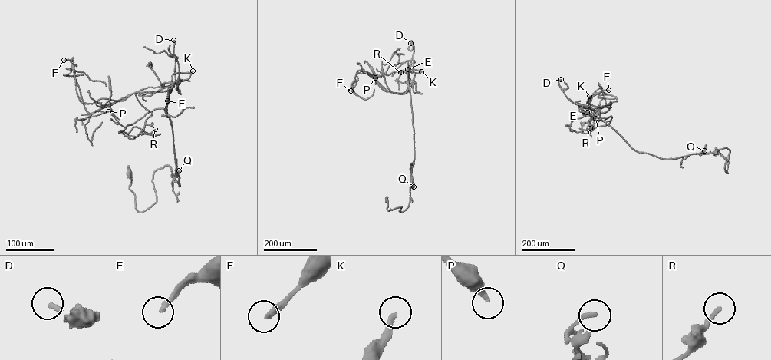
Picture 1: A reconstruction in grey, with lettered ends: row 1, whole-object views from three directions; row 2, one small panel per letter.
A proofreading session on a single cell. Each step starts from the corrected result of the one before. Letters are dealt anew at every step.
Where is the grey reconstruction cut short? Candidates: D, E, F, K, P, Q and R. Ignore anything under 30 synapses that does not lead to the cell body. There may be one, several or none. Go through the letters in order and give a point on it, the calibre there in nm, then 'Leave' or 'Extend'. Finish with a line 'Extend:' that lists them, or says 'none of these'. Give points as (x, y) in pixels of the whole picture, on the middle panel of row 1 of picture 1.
D: Place: (410, 43). Thickness 180 nm. Leave
E: Place: (407, 69). Thickness 280 nm. Leave
F: Place: (350, 90). Thickness 320 nm. Leave
K: Place: (421, 71). Thickness 240 nm. Leave
P: Place: (375, 77). Thickness 360 nm. Leave
Q: Place: (413, 186). Thickness 220 nm. Leave
R: Place: (400, 72). Thickness 180 nm. Leave
Extend: none of these

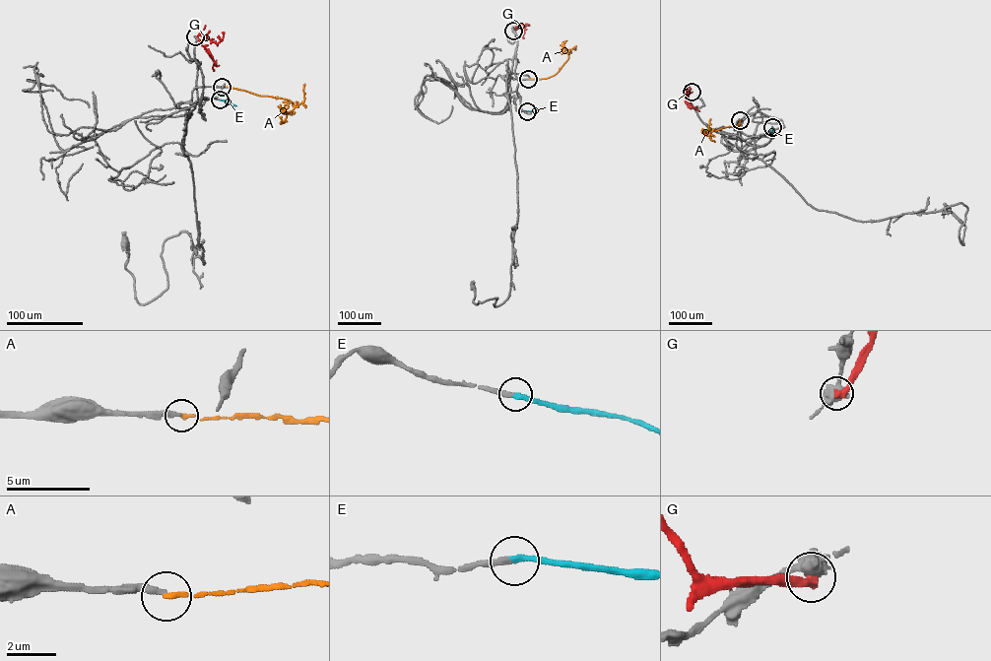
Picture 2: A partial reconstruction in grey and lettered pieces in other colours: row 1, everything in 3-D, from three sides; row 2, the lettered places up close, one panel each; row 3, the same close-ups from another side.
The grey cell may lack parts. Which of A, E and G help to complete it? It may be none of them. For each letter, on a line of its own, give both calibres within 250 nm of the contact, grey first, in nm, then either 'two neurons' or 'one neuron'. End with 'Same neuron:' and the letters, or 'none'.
A: calibres 260 and 200 nm; two neurons
E: calibres 280 and 280 nm; one neuron
G: calibres 850 and 360 nm; two neurons
Same neuron: E

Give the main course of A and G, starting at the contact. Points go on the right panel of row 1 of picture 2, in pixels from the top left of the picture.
A: (740, 120), (738, 125), (711, 131), (710, 135), (703, 134), (703, 129)
G: (692, 92), (687, 101), (699, 111)

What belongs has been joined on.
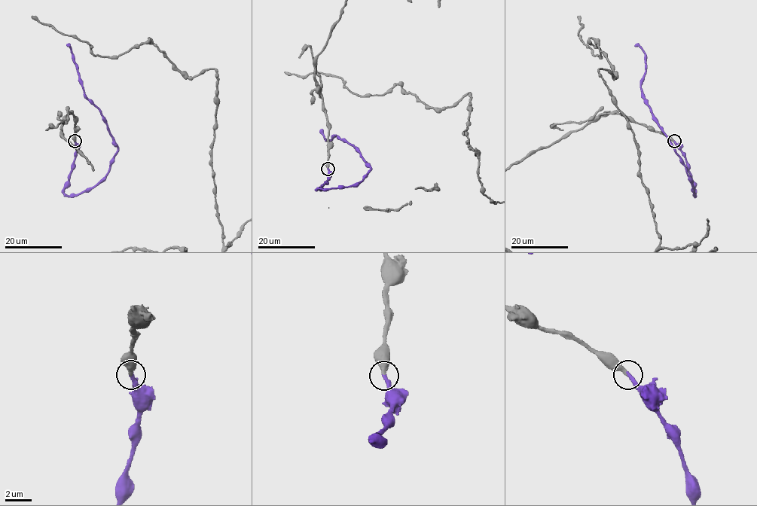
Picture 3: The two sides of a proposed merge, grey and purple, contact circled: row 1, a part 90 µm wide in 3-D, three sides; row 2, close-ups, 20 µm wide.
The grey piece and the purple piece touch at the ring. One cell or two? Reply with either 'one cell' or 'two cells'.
one cell

